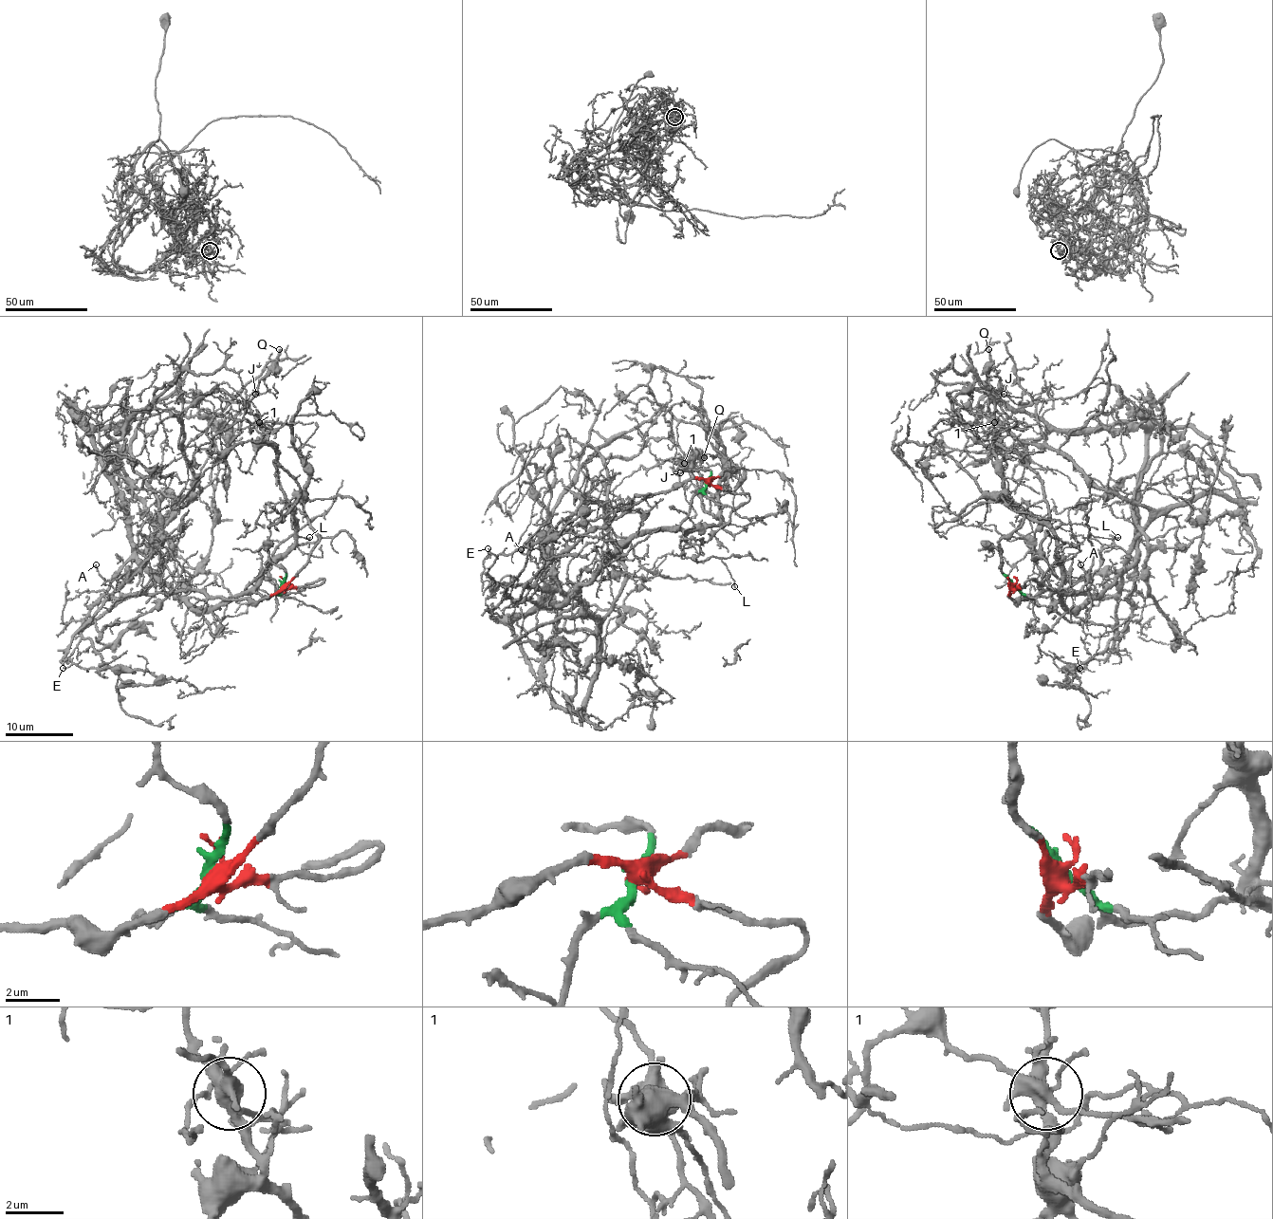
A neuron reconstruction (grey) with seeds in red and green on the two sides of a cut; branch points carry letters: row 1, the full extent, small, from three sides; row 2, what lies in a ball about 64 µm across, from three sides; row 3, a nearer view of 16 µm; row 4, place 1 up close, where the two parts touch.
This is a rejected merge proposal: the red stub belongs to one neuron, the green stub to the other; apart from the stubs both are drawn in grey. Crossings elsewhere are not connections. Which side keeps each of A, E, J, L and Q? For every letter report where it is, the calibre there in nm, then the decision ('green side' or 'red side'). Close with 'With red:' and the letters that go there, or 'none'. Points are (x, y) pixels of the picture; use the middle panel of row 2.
A: place (521, 549); calibre 110 nm; red side
E: place (488, 548); calibre 120 nm; red side
J: place (680, 472); calibre 130 nm; green side
L: place (734, 586); calibre 130 nm; red side
Q: place (704, 457); calibre 280 nm; green side
With red: A, E, L

